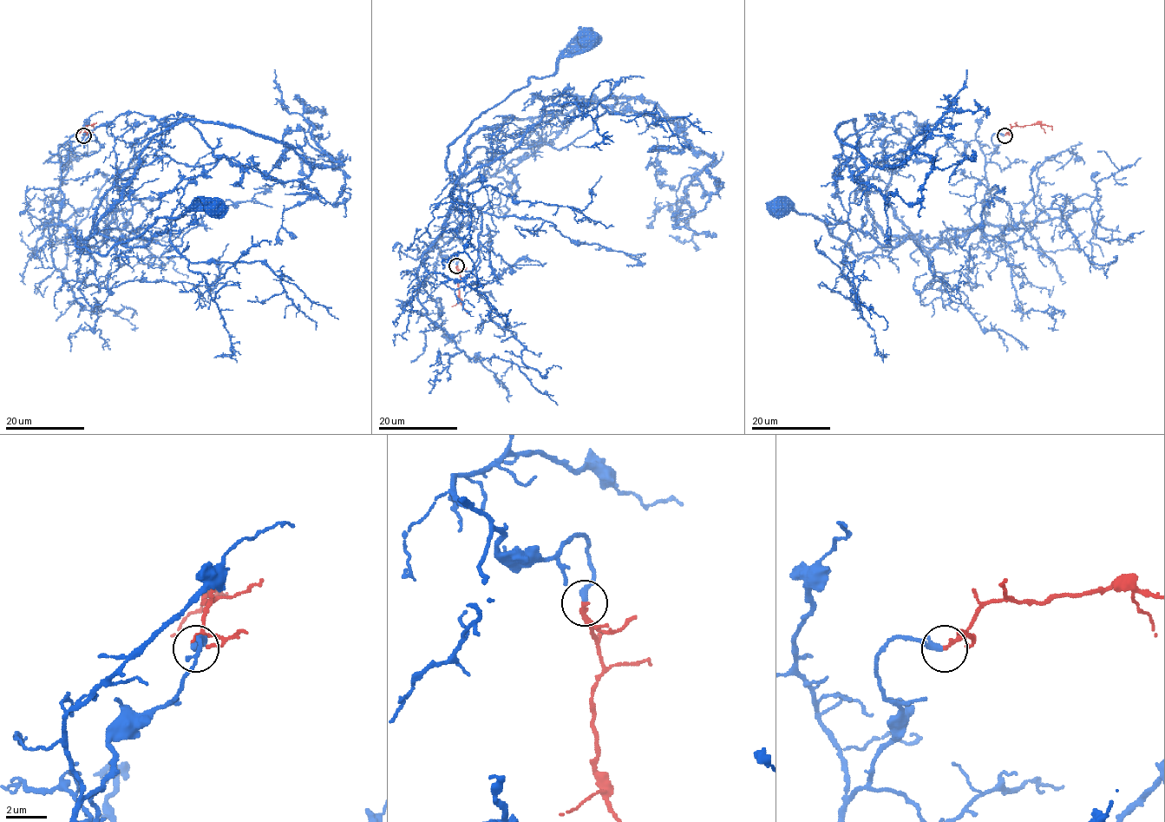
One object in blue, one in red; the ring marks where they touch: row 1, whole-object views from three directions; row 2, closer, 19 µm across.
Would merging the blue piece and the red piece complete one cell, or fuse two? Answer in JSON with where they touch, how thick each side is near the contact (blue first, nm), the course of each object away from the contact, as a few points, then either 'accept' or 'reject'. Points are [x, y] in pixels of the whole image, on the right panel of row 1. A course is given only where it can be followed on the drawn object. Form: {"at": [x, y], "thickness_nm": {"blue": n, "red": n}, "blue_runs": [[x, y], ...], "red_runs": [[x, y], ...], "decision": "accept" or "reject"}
{"at": [1004, 135], "thickness_nm": {"blue": 320, "red": 240}, "blue_runs": [[1004, 134], [991, 137], [985, 167], [985, 220], [928, 251], [909, 236], [855, 254], [822, 220], [780, 208]], "red_runs": [[1004, 134], [1013, 126], [1038, 124], [1051, 126], [1052, 130]], "decision": "accept"}

